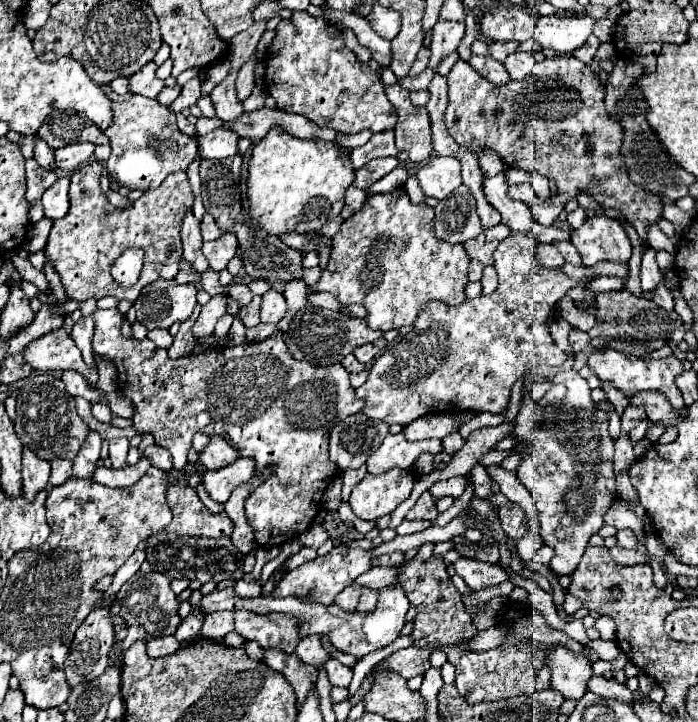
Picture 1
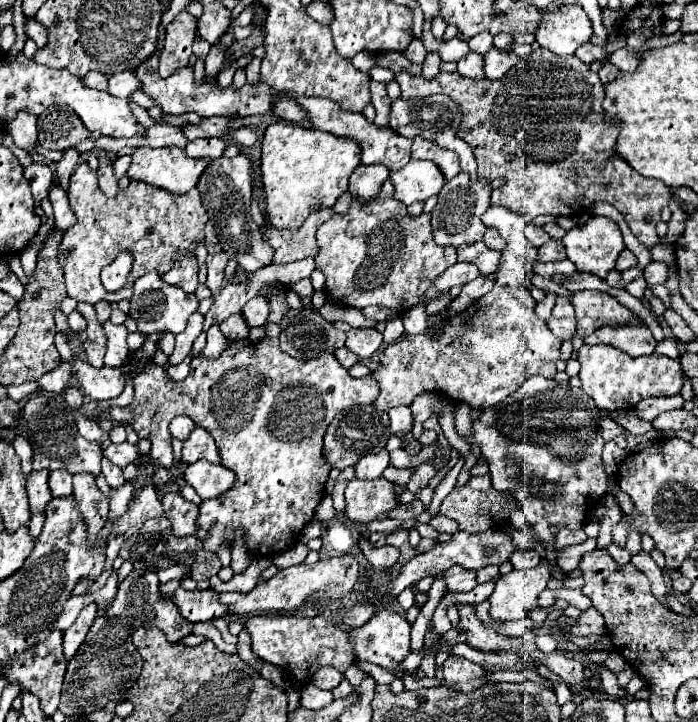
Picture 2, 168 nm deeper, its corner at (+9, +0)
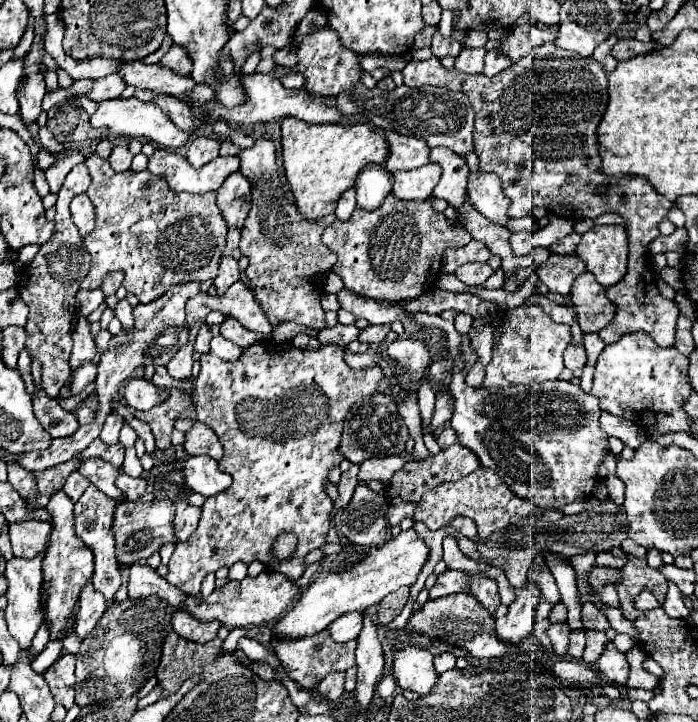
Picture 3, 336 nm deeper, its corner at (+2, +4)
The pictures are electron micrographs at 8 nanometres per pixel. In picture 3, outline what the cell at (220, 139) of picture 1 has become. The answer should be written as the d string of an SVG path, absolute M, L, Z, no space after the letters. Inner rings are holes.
M198 136L188 146L186 158L194 168L202 168L204 164L208 164L218 156L218 150L220 150L220 140L210 136Z

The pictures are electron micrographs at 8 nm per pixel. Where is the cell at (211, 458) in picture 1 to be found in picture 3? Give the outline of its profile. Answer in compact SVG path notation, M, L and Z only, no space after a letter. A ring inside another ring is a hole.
M196 422L184 436L186 436L184 448L186 448L186 452L190 456L206 454L206 456L210 456L214 460L220 460L224 456L224 448L222 448L218 436L206 424Z

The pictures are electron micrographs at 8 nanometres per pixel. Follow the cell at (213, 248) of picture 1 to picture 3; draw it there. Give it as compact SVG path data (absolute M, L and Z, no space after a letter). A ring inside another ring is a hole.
M224 256L222 262L220 262L220 270L218 270L218 276L214 280L214 286L218 288L218 296L224 296L226 290L240 280L240 268L238 268L238 262L230 256Z

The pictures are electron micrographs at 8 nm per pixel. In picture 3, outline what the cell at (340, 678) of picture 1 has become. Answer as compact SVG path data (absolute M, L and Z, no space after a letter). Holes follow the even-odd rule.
M328 674L318 686L316 686L316 694L322 698L328 698L330 702L338 700L344 694L344 674Z

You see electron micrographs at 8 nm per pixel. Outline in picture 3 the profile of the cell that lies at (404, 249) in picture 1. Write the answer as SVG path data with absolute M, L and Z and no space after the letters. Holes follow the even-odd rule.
M388 194L386 200L382 202L382 206L378 206L372 212L356 208L354 214L350 216L350 220L332 222L322 234L322 242L328 248L332 248L332 252L336 252L336 256L338 256L338 262L332 268L332 272L336 272L342 278L346 290L350 290L358 296L366 296L372 300L388 300L394 304L412 300L412 298L432 290L442 272L442 264L440 264L442 252L446 248L464 246L470 240L472 240L472 236L466 230L454 230L448 224L446 216L432 208L430 200L408 202L408 200L398 200L394 194Z

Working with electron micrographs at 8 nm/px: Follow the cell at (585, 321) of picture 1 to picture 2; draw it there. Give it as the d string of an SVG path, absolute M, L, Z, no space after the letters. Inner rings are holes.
M559 296L555 306L553 306L553 316L555 318L573 318L575 316L575 310L573 310L573 304L569 302L569 298L565 296Z

